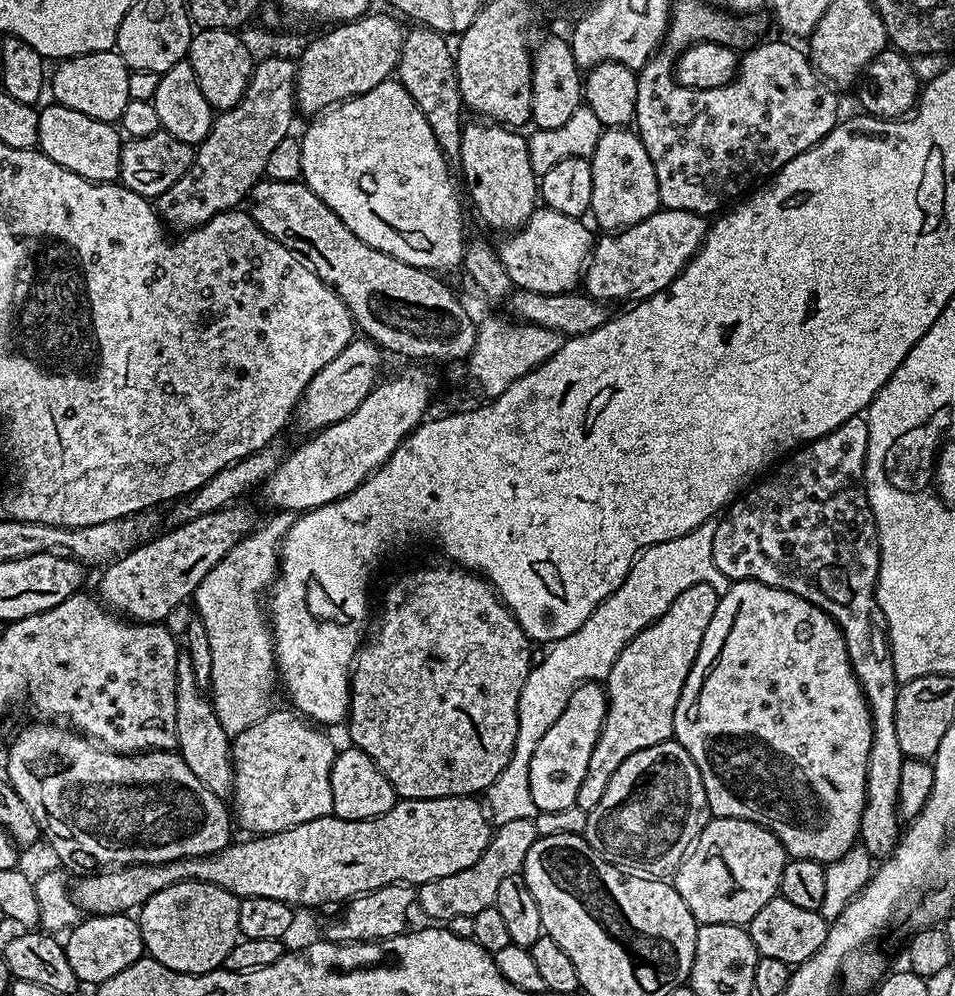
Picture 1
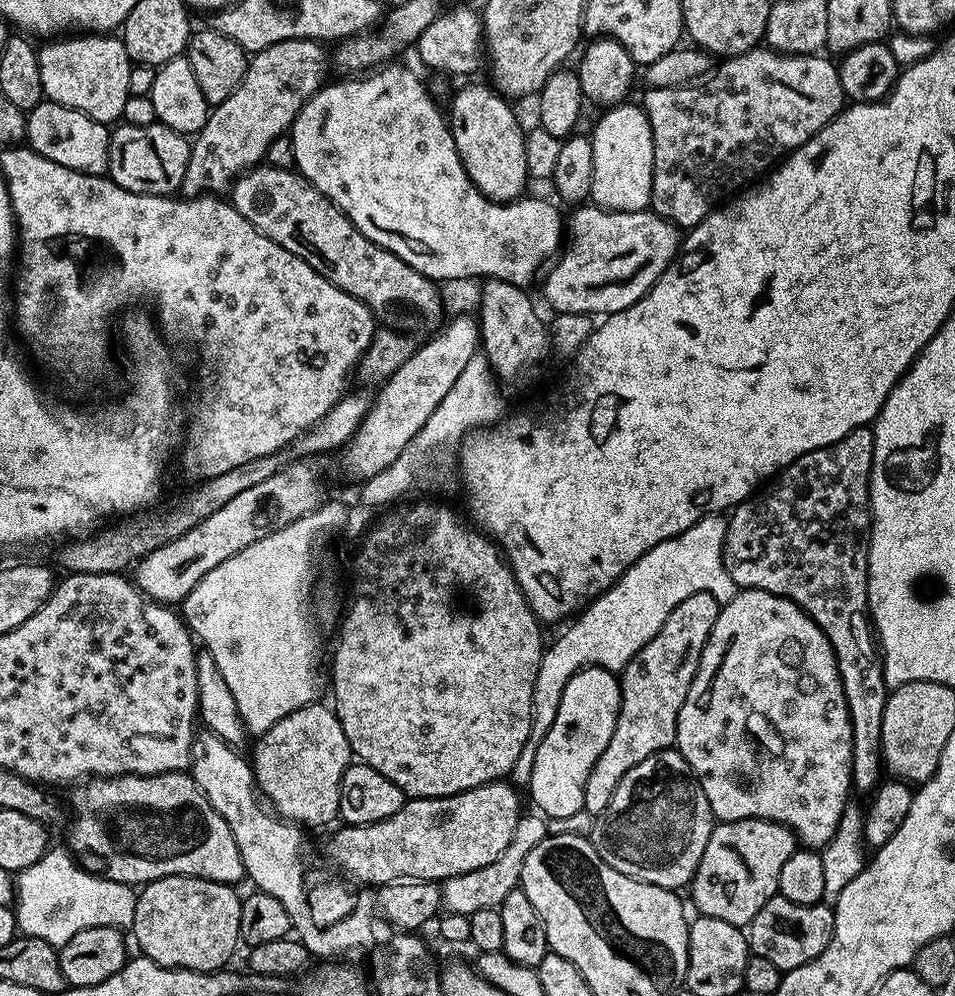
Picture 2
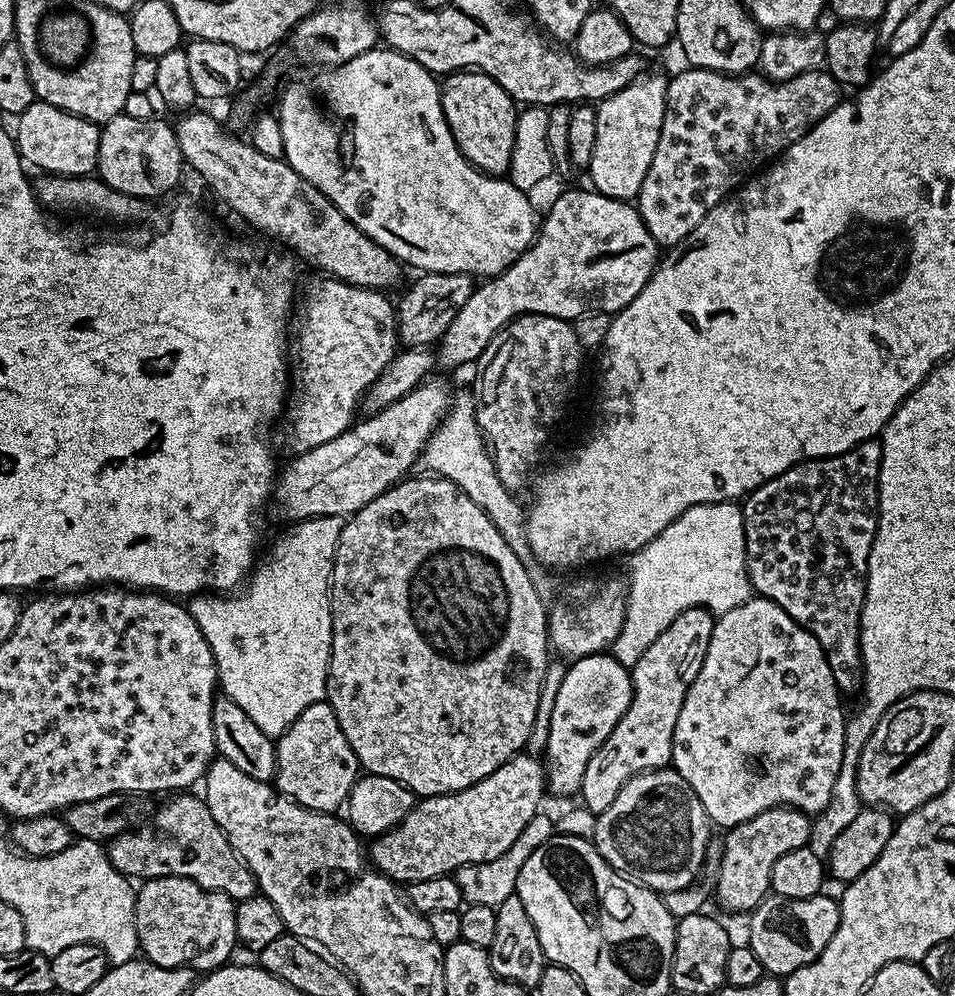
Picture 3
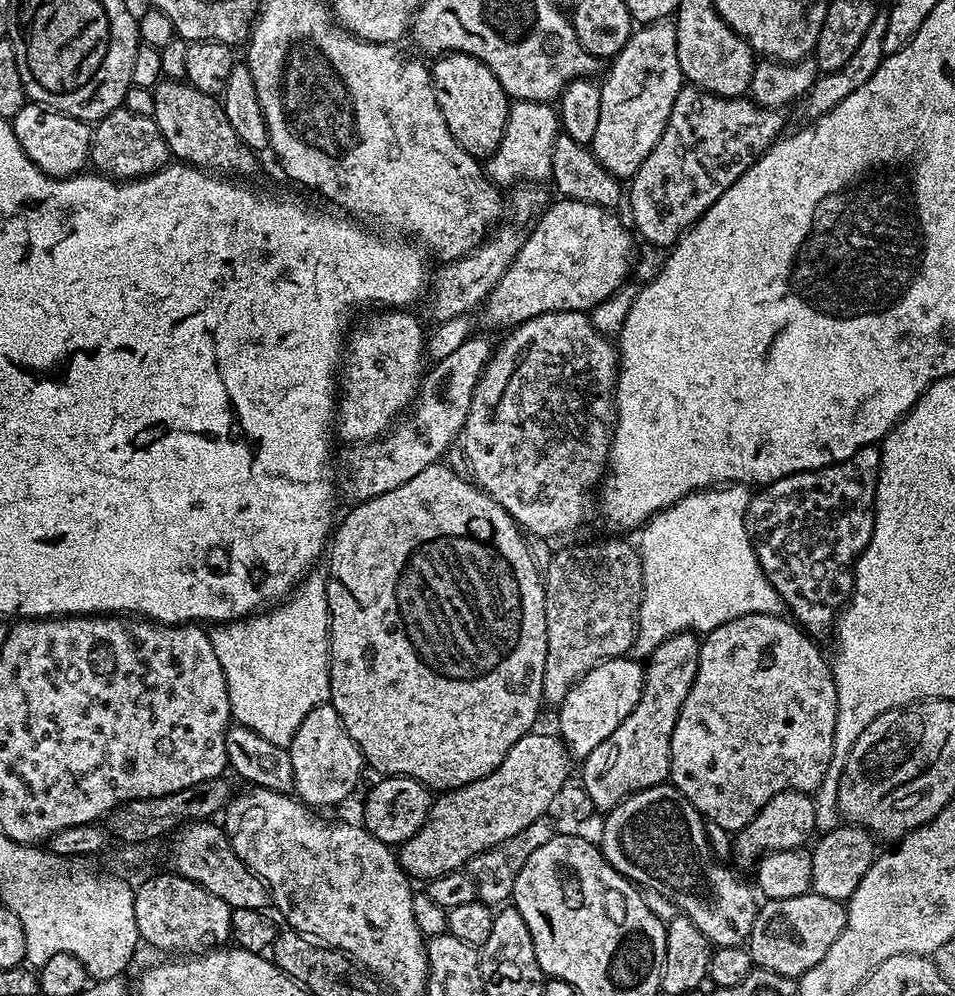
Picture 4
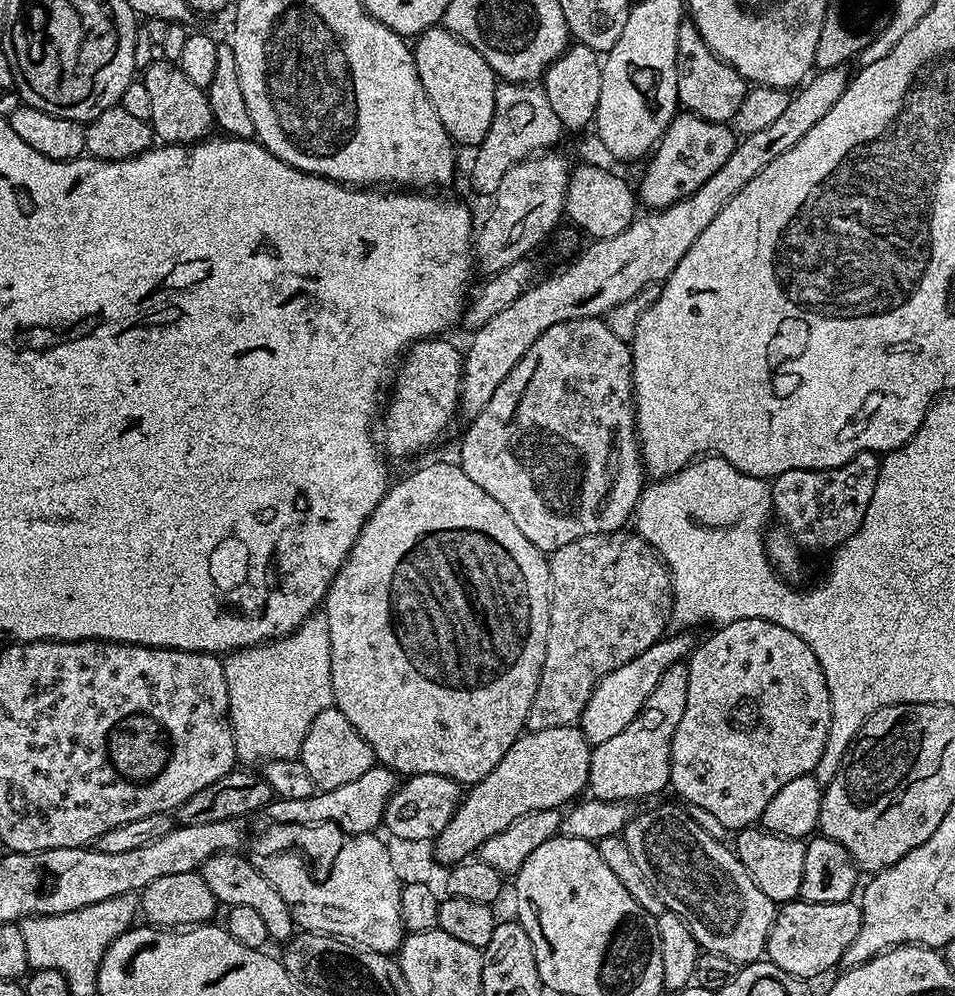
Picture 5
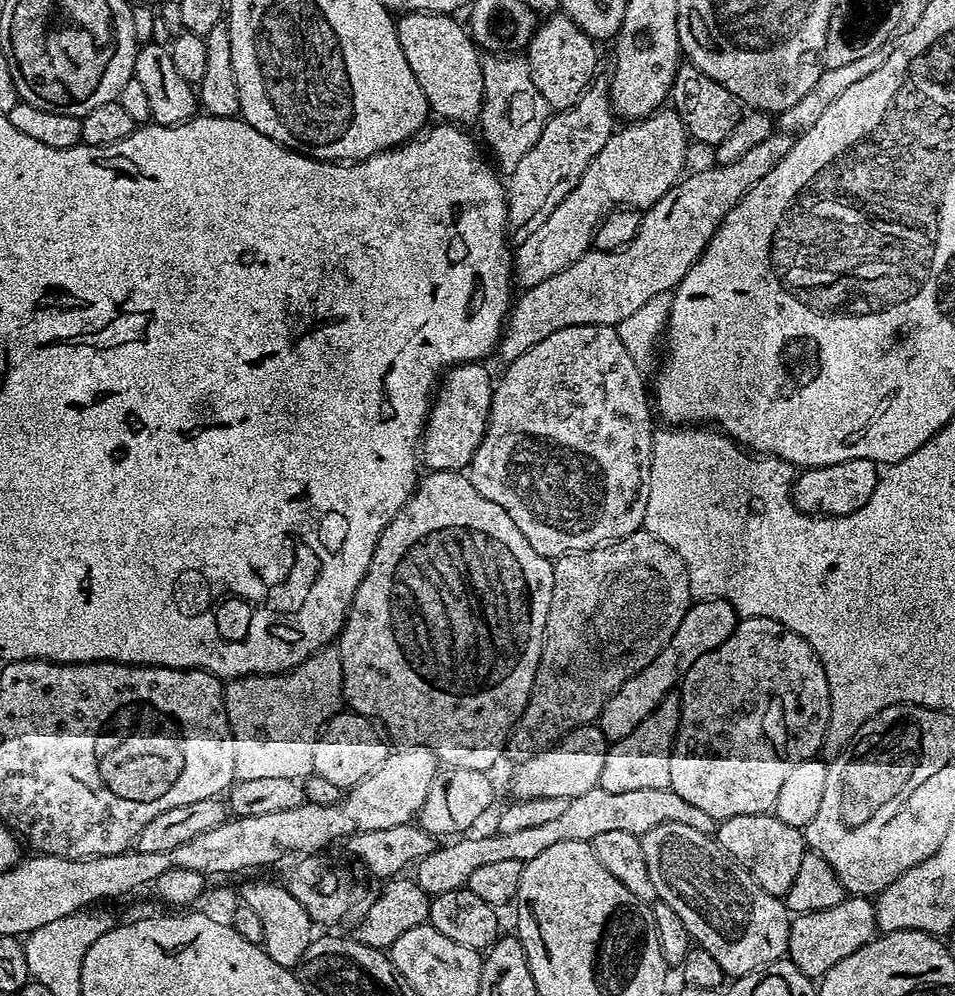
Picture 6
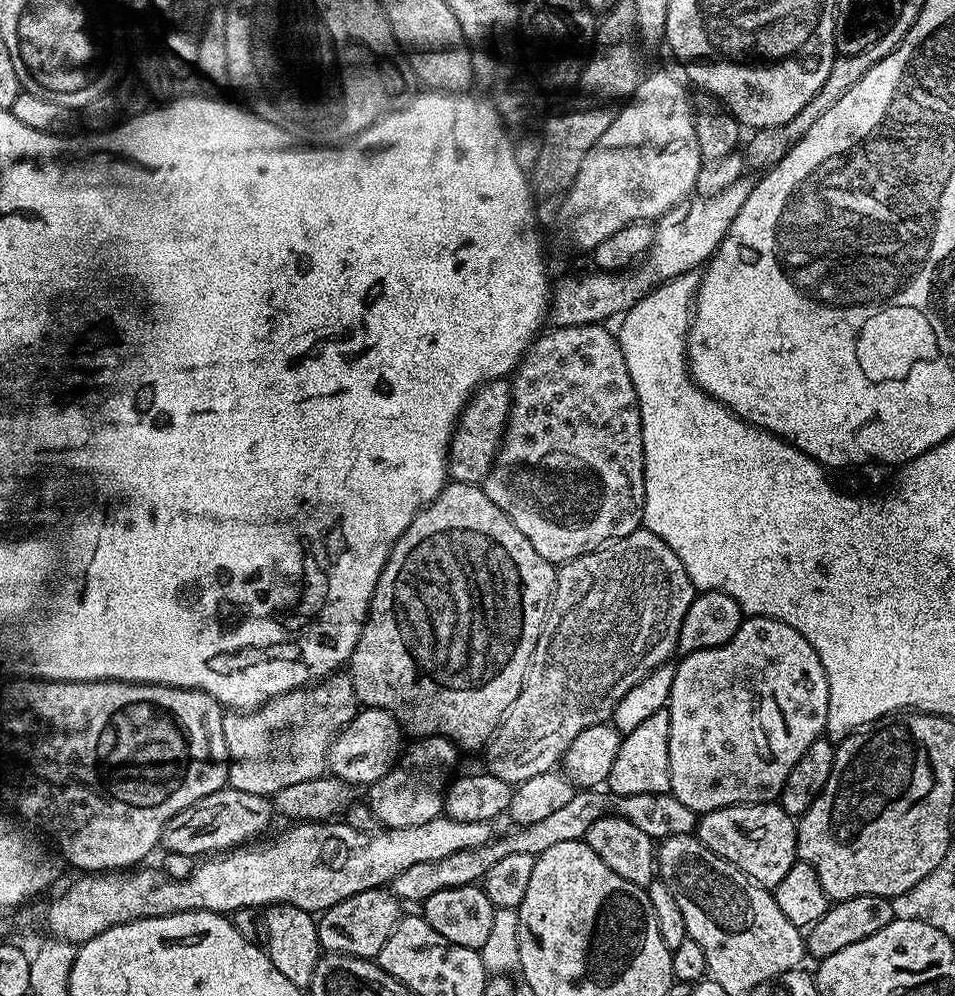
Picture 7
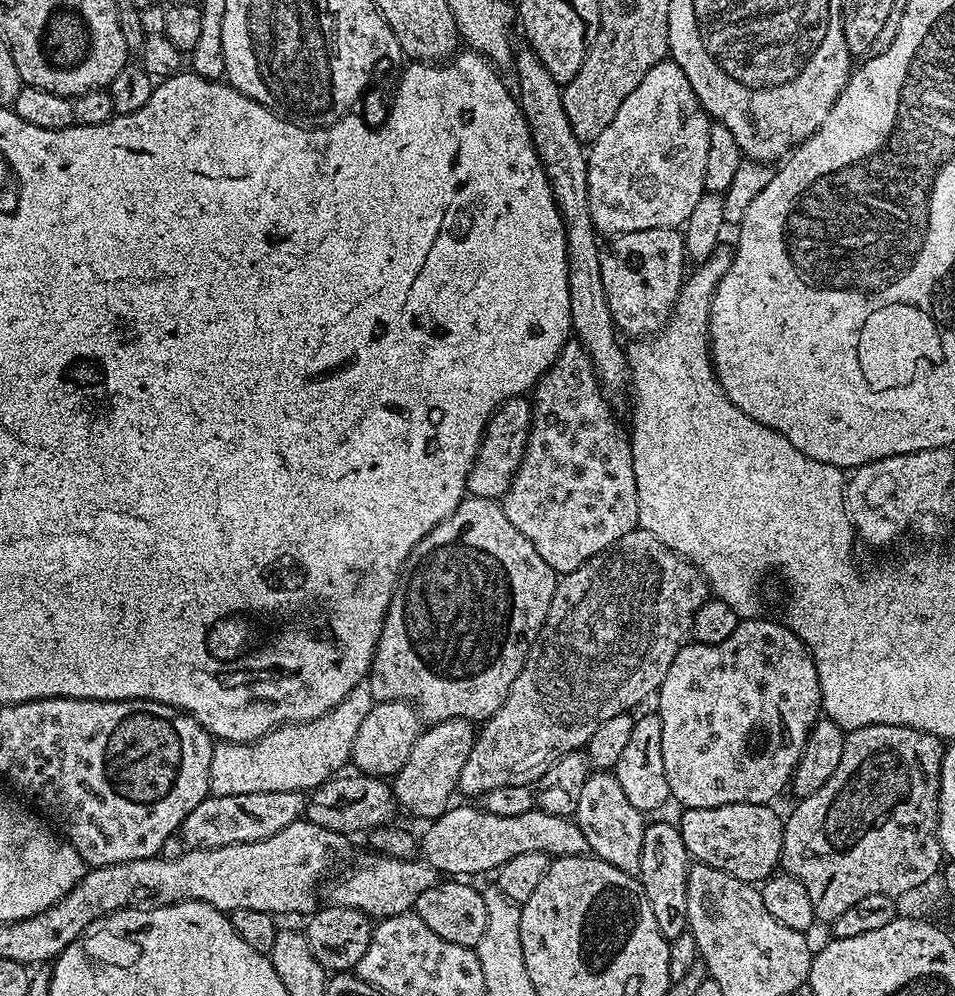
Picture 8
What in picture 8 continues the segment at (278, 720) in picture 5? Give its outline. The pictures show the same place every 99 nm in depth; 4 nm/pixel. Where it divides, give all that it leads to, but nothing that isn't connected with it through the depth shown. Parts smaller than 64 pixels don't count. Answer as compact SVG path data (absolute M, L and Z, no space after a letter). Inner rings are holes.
M367 686L350 690L338 706L334 706L326 714L313 720L304 720L300 724L291 722L267 732L264 737L251 744L229 744L220 742L213 747L212 762L210 764L210 782L208 783L211 795L230 796L234 794L258 794L259 792L273 792L286 790L287 792L311 793L312 789L324 784L341 771L343 764L347 765L352 758L354 738L358 738L358 729L370 714L373 706L372 691Z

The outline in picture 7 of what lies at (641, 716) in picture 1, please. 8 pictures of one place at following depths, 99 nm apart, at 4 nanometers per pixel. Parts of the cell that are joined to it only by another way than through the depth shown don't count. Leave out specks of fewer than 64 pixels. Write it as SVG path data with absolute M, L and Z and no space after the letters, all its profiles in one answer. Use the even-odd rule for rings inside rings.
M667 707L650 714L638 730L630 730L620 741L618 758L608 775L607 791L614 796L671 792L670 786L670 714Z

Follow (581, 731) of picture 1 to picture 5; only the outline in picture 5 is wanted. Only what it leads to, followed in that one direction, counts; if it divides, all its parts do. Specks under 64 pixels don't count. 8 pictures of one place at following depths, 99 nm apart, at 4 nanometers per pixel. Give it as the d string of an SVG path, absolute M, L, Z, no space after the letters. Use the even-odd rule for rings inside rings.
M665 635L638 658L626 662L626 666L610 670L610 674L606 674L606 678L602 678L598 686L594 686L594 694L590 694L590 702L586 702L586 710L582 710L578 721L578 727L584 732L589 744L595 746L614 738L614 734L622 734L622 730L626 730L626 726L630 726L630 722L634 722L634 718L642 710L646 698L654 694L654 686L658 686L662 674L670 670L670 666L681 663L693 651L694 640L688 637L691 635L672 635Z

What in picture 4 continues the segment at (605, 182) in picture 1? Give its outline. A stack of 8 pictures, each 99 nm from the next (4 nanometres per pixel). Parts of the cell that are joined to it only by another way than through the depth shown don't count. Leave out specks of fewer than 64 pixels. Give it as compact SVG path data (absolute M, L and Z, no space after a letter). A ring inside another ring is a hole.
M657 22L637 27L620 53L611 57L610 64L612 69L600 84L602 114L590 147L611 176L631 178L642 162L646 162L650 150L658 146L670 110L674 110L674 98L678 98L685 83L678 66L675 23Z

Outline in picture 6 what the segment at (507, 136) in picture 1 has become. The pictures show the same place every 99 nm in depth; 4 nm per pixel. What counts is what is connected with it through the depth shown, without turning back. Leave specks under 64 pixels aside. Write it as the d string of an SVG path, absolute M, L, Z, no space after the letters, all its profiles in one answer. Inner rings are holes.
M405 12L396 20L396 33L429 109L435 115L437 112L441 121L468 126L471 120L479 121L484 101L482 56L469 29L456 19L455 15L438 12Z

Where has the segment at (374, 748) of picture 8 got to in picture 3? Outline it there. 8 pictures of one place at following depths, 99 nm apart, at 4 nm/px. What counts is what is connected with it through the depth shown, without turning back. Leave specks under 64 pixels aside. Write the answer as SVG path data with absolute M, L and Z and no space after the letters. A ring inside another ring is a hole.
M326 702L311 704L294 718L294 722L275 741L276 774L274 787L282 796L289 796L303 808L315 812L331 812L345 807L350 790L355 786L362 769L354 750L350 750L350 742L346 742L346 734L342 734L342 726L338 726L338 718L334 718L334 710Z

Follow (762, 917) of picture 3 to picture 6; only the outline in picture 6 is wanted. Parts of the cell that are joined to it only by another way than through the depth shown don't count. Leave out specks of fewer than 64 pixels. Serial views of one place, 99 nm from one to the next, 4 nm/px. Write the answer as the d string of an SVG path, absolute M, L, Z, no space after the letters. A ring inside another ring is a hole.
M849 895L830 910L814 910L799 913L788 926L787 959L791 960L802 974L822 978L842 958L850 958L854 950L866 946L877 935L876 905L869 897Z

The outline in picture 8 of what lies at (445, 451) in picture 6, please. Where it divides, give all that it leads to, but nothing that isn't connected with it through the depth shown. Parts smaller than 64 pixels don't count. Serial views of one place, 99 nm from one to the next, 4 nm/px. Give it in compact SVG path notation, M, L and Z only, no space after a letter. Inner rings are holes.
M524 396L510 398L489 416L476 461L468 475L467 495L499 501L508 493L510 482L524 457L531 429L532 406Z

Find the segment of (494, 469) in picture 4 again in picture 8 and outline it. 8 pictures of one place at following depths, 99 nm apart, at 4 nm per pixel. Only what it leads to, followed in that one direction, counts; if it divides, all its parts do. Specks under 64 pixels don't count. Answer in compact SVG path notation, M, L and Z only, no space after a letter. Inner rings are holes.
M569 342L564 345L564 349L558 354L558 358L541 376L530 396L532 406L532 429L526 442L526 450L518 470L508 487L508 493L502 498L502 507L506 518L514 522L514 526L526 538L530 538L530 546L542 554L542 562L550 566L557 574L567 574L578 570L591 556L597 556L599 552L604 552L614 542L621 540L626 534L630 534L638 527L638 482L634 482L634 462L632 461L632 441L629 433L622 425L616 421L616 416L612 413L612 408L608 405L609 397L596 376L596 371L592 365L592 359L588 357L588 352L578 342Z

